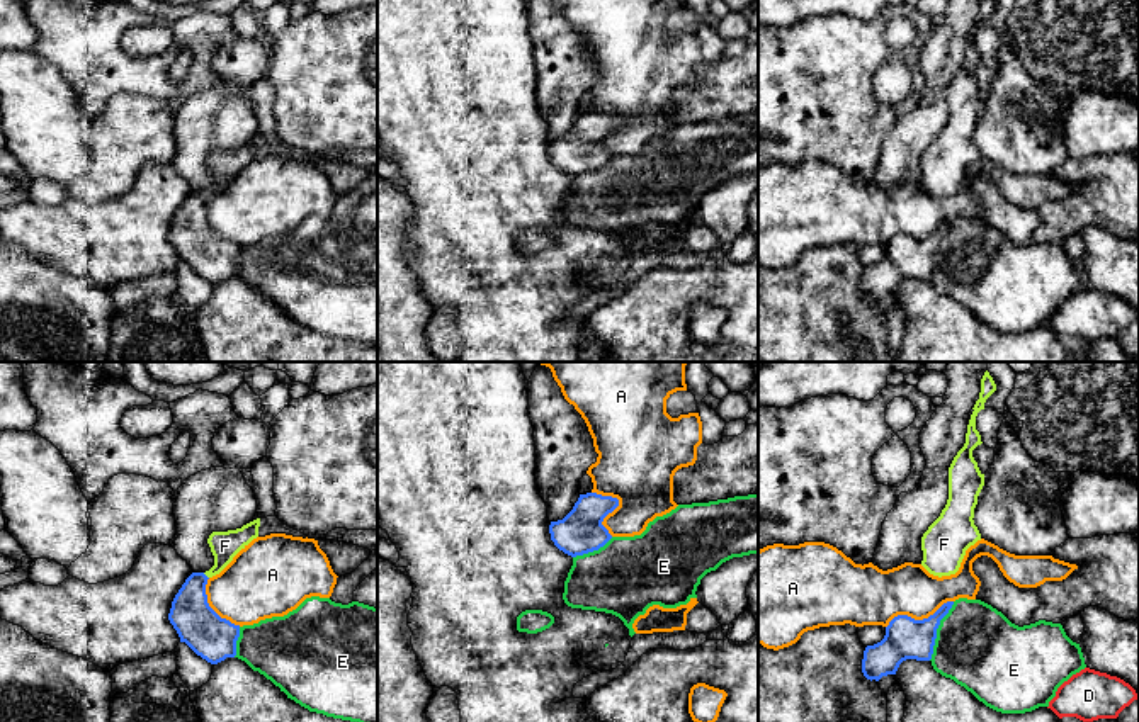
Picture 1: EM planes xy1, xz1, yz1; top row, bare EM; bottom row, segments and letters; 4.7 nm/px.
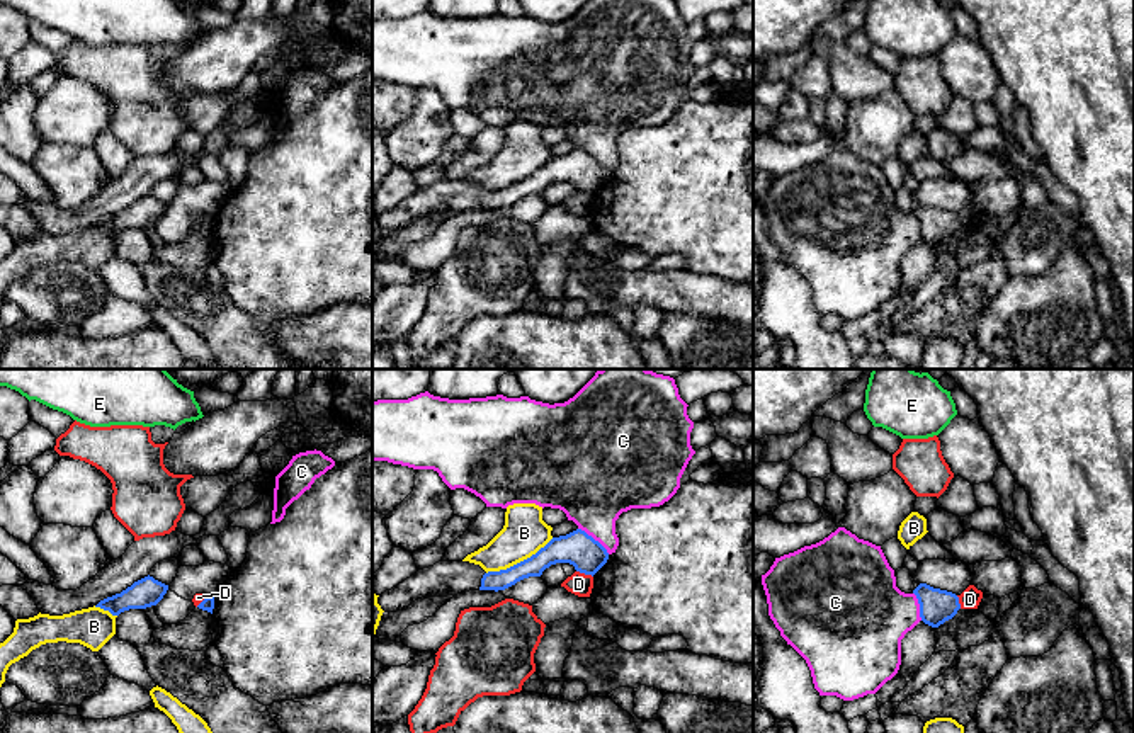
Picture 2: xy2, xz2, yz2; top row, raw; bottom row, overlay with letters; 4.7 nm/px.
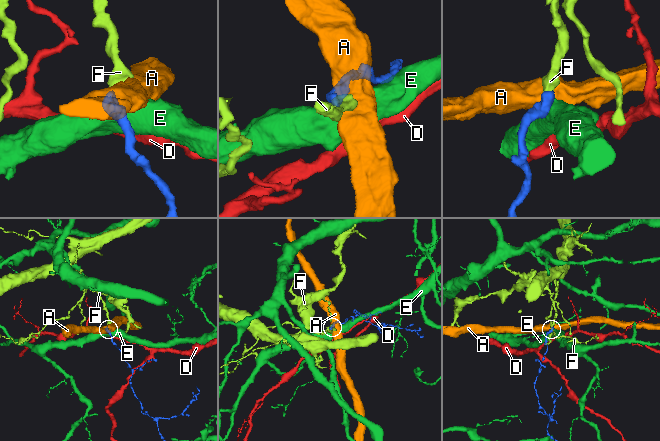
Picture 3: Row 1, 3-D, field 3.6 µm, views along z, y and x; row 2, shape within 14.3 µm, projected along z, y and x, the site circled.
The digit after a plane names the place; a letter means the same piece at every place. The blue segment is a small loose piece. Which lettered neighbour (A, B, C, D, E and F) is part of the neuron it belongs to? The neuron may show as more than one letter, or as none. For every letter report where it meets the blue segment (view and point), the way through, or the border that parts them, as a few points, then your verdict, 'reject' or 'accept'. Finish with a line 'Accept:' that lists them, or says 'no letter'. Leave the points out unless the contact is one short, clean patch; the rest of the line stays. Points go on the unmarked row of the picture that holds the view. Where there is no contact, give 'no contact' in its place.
A: contact yz1 (918, 240); reject
B: contact xz2 (521, 181); reject
C: contact xz2 (592, 157); border xz2 (578, 147), (609, 172); reject
D: contact xz2 (585, 193); border xz2 (577, 189), (592, 196); reject
E: contact yz1 (935, 250); reject
F: contact xy1 (206, 196); way xy1 (198, 245), (198, 204), (206, 196), (220, 182), (225, 165); accept
Accept: F

